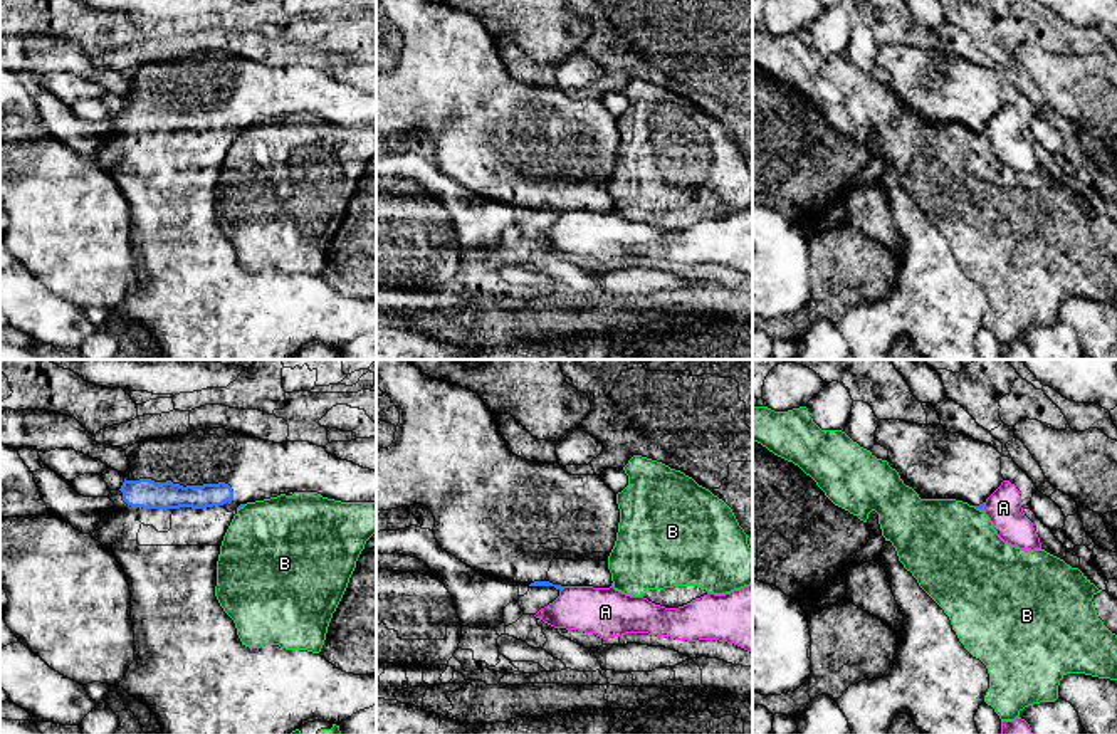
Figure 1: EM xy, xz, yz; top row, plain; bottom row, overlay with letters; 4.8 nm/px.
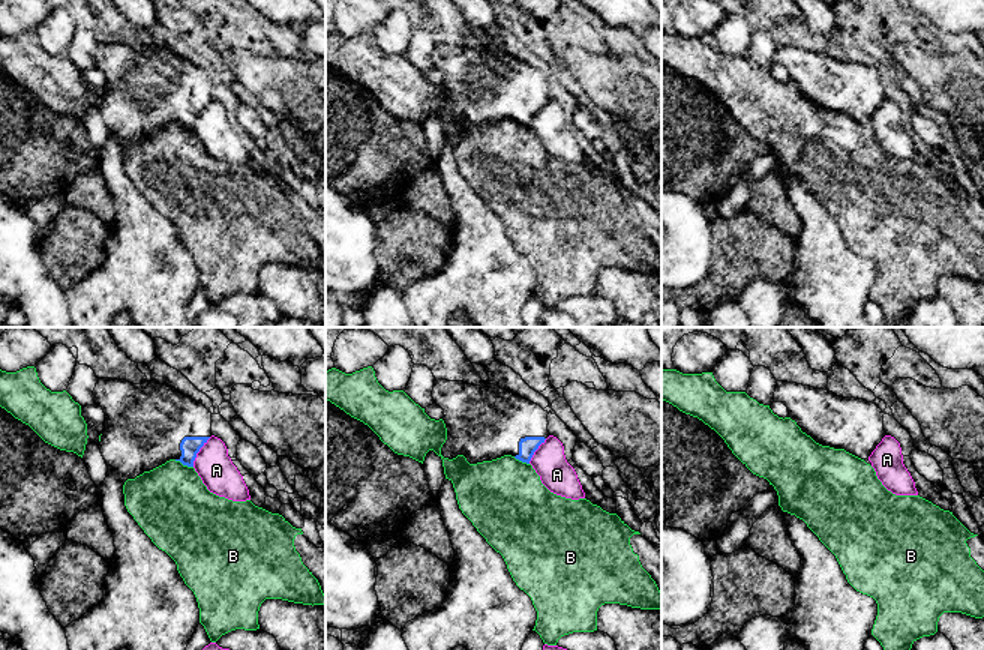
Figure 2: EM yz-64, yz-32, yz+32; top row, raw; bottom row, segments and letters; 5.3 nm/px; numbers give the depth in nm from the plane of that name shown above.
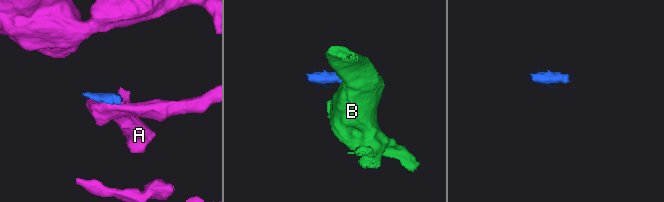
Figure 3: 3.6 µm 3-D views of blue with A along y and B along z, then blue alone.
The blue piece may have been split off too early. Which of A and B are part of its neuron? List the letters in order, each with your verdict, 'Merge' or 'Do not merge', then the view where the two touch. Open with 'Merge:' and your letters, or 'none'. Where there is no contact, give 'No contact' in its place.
Merge: none
A: Do not merge. Touches blue in yz
B: Do not merge. Touches blue in xy

